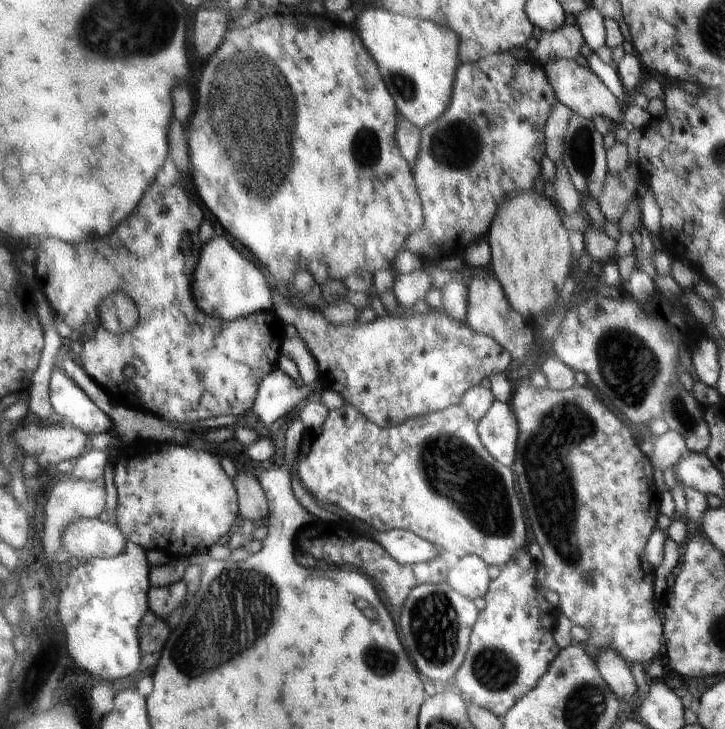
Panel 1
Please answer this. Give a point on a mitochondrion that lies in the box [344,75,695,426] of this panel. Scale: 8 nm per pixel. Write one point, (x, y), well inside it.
(629, 369)

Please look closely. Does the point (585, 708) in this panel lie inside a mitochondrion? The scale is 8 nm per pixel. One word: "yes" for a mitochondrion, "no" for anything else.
yes

